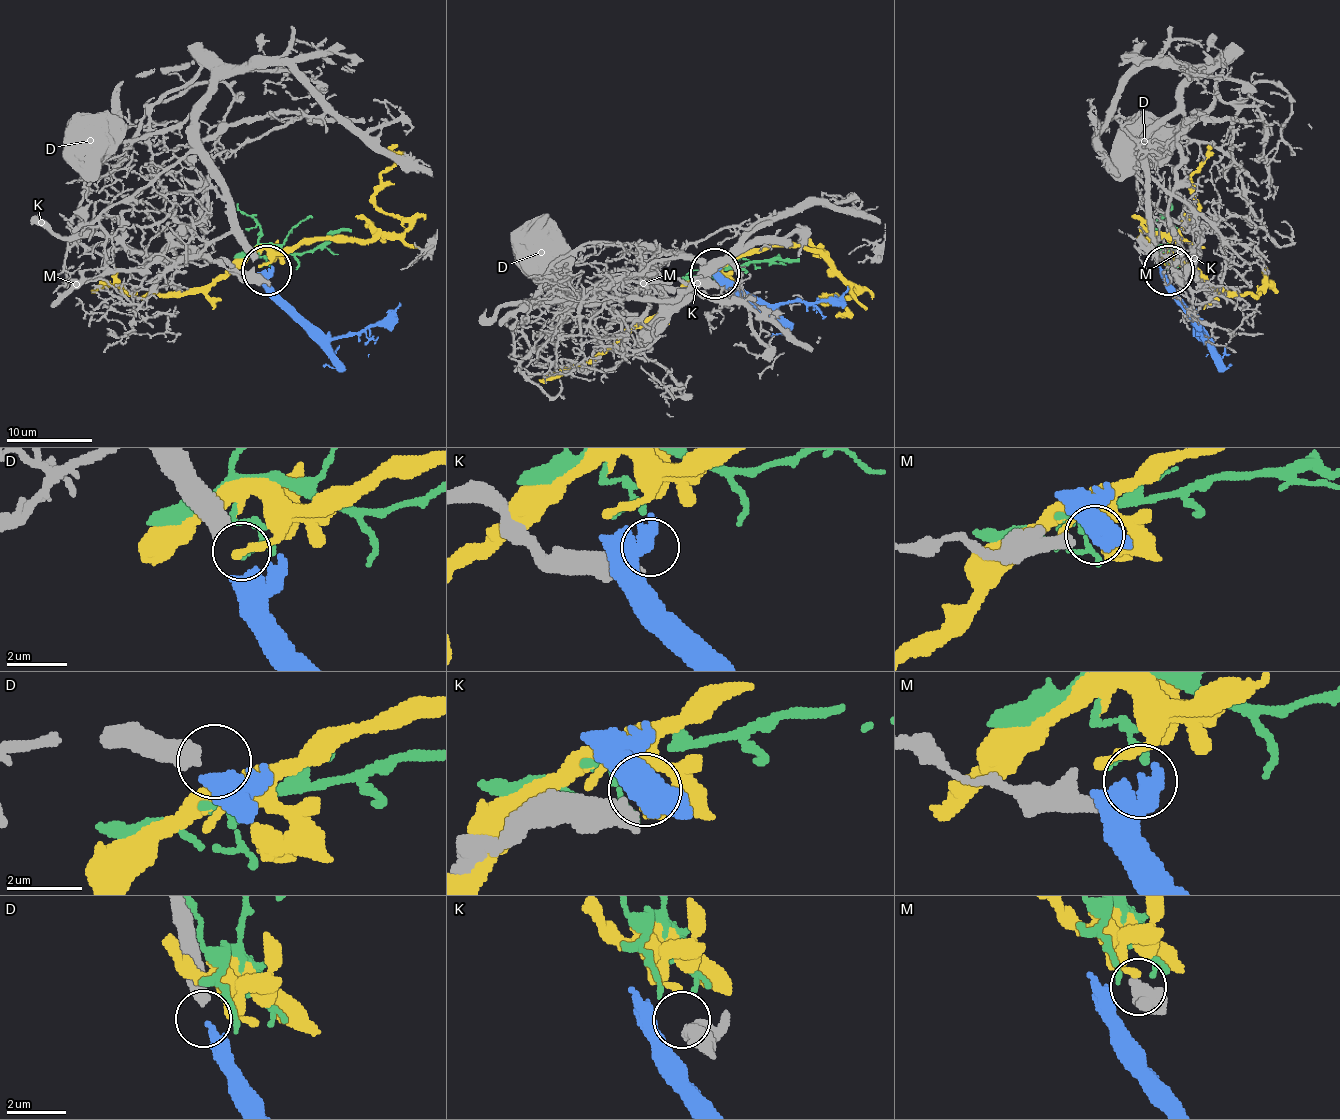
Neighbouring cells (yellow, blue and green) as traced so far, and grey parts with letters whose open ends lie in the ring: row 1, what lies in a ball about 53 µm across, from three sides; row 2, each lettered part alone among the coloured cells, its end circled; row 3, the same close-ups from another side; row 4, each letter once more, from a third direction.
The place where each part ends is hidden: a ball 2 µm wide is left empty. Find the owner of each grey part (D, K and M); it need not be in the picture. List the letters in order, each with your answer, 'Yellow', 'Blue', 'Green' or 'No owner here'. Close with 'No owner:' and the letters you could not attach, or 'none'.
D: Blue
K: No owner here
M: No owner here
No owner: K, M

